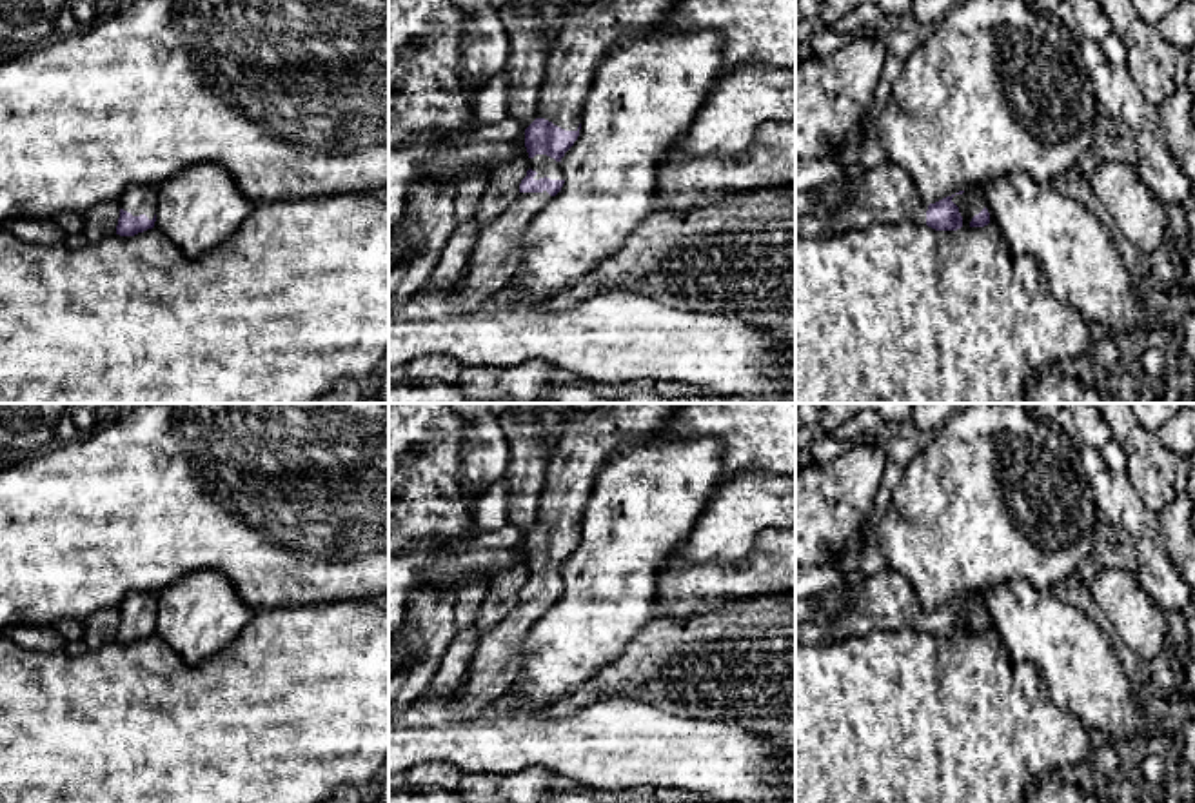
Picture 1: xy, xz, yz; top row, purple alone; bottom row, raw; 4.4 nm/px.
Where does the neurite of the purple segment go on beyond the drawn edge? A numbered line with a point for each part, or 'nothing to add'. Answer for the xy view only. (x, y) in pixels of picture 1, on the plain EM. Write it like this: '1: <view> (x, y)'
1: xy (137, 607)

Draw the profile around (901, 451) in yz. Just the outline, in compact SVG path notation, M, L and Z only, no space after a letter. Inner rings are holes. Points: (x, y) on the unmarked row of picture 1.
M897 432L884 445L888 461L904 469L917 454L921 445L899 436Z

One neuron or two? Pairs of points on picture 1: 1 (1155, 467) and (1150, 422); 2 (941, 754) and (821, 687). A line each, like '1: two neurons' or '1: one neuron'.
1: two neurons
2: one neuron

